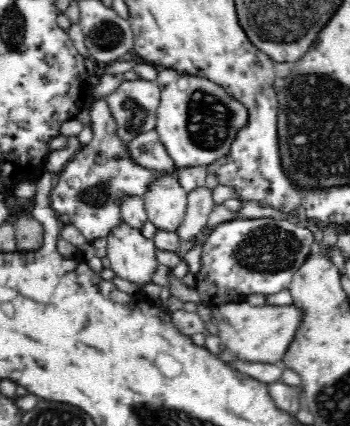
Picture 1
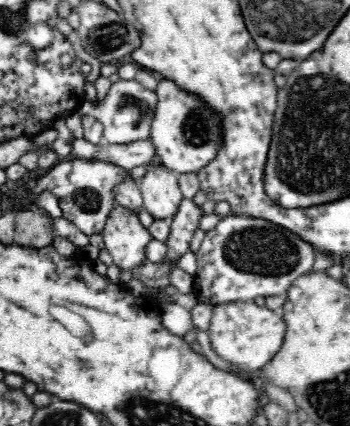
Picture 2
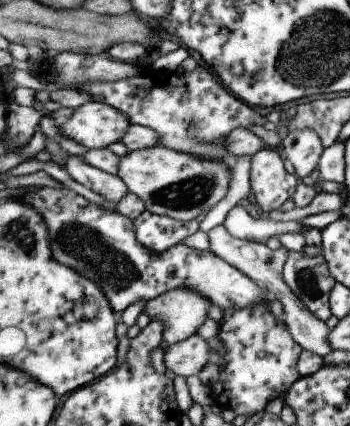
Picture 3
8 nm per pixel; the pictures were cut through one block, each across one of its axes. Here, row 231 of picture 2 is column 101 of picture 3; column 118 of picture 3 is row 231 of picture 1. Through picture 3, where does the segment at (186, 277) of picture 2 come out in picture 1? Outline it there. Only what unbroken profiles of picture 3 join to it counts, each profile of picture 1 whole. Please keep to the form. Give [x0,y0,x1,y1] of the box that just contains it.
[176,188,216,242]

